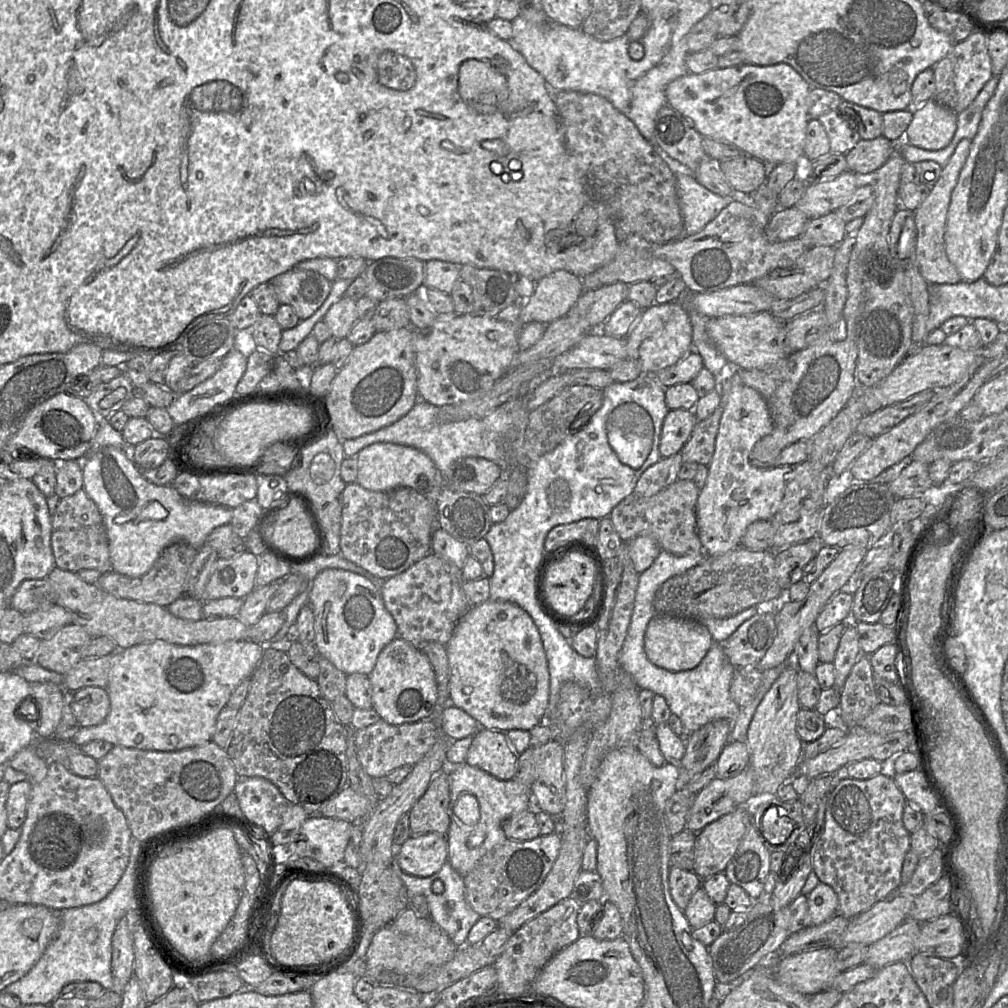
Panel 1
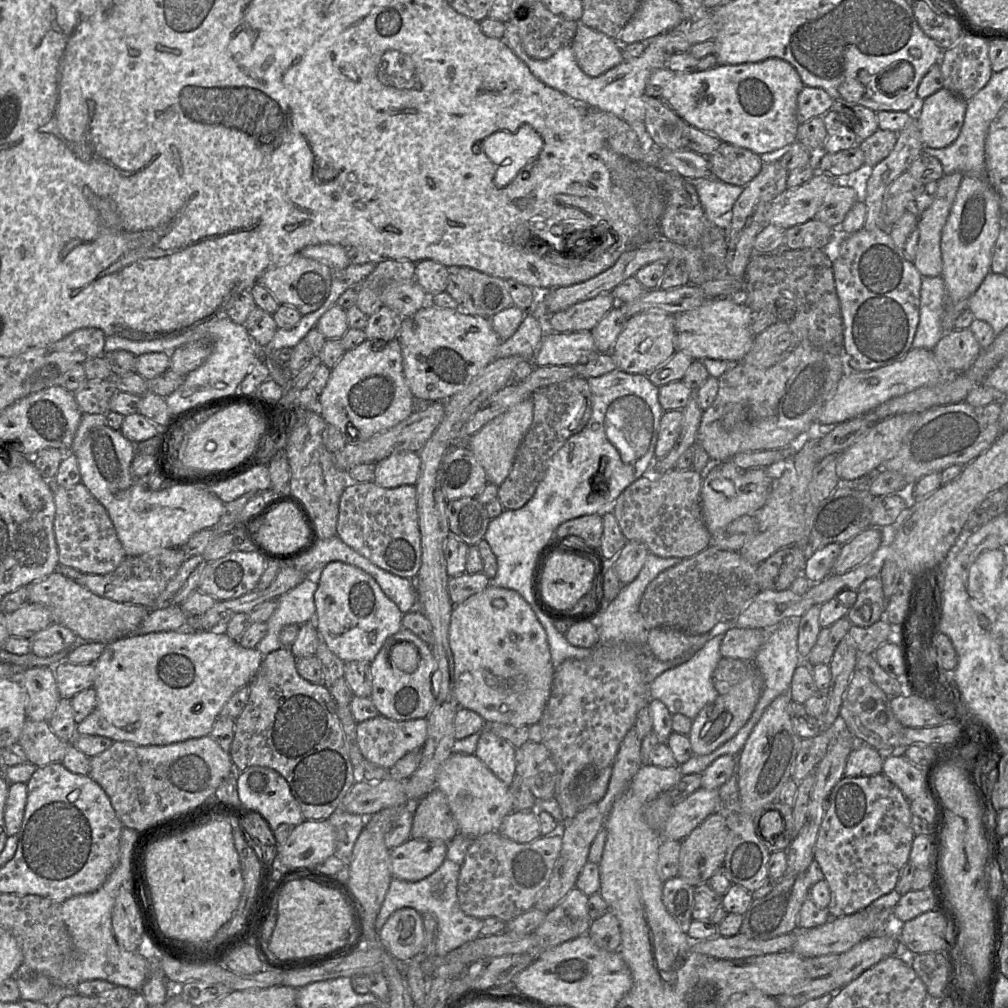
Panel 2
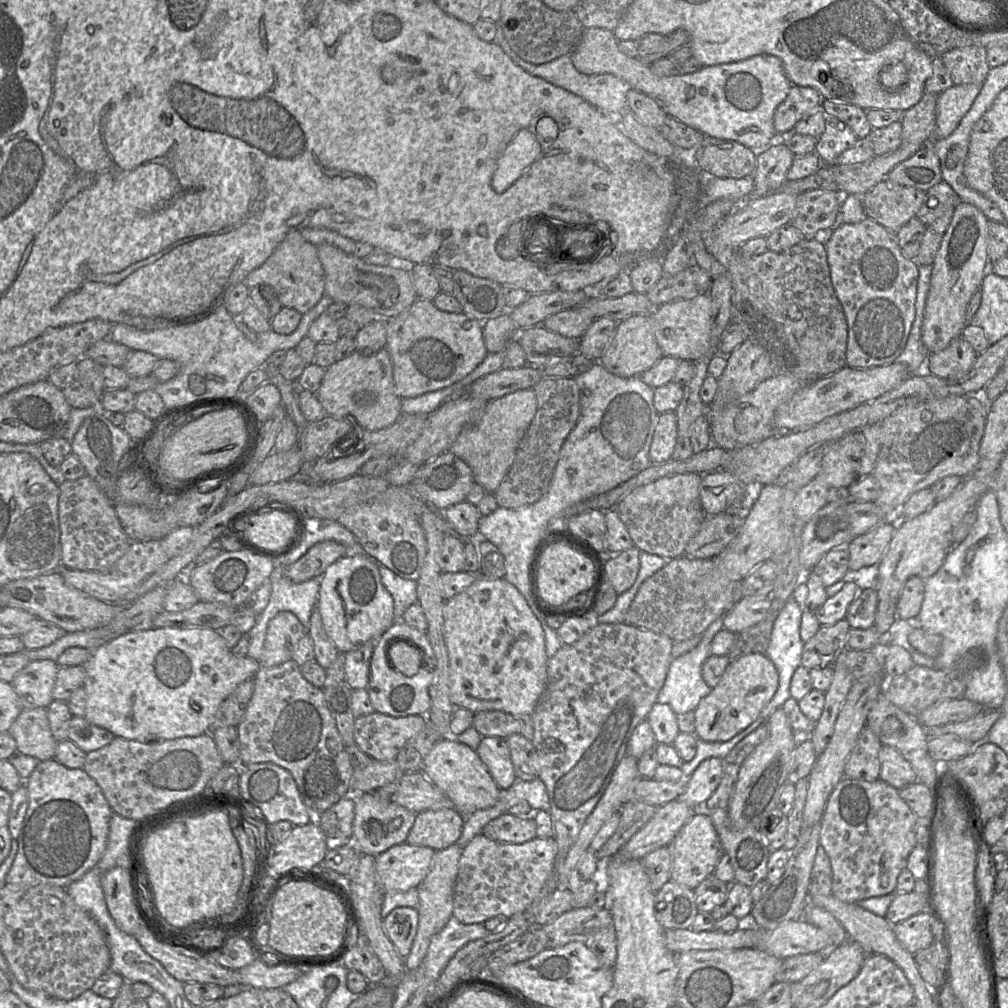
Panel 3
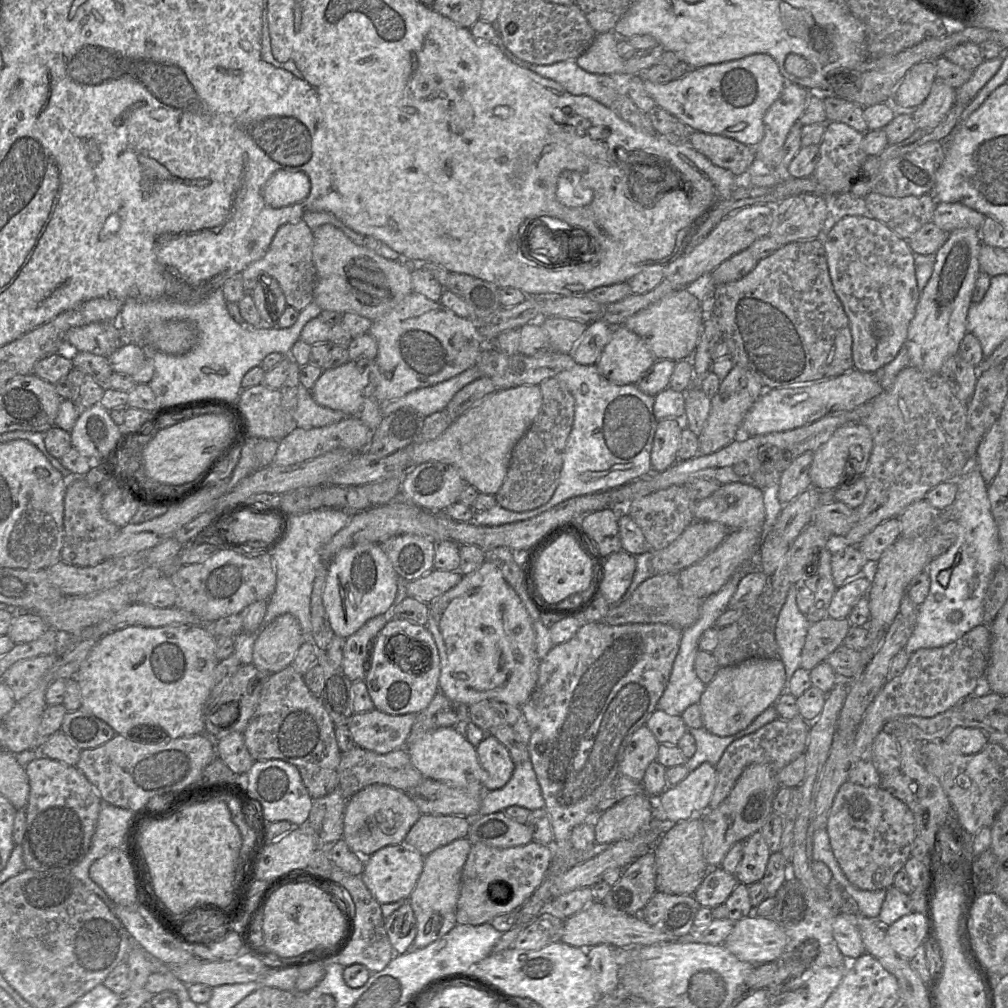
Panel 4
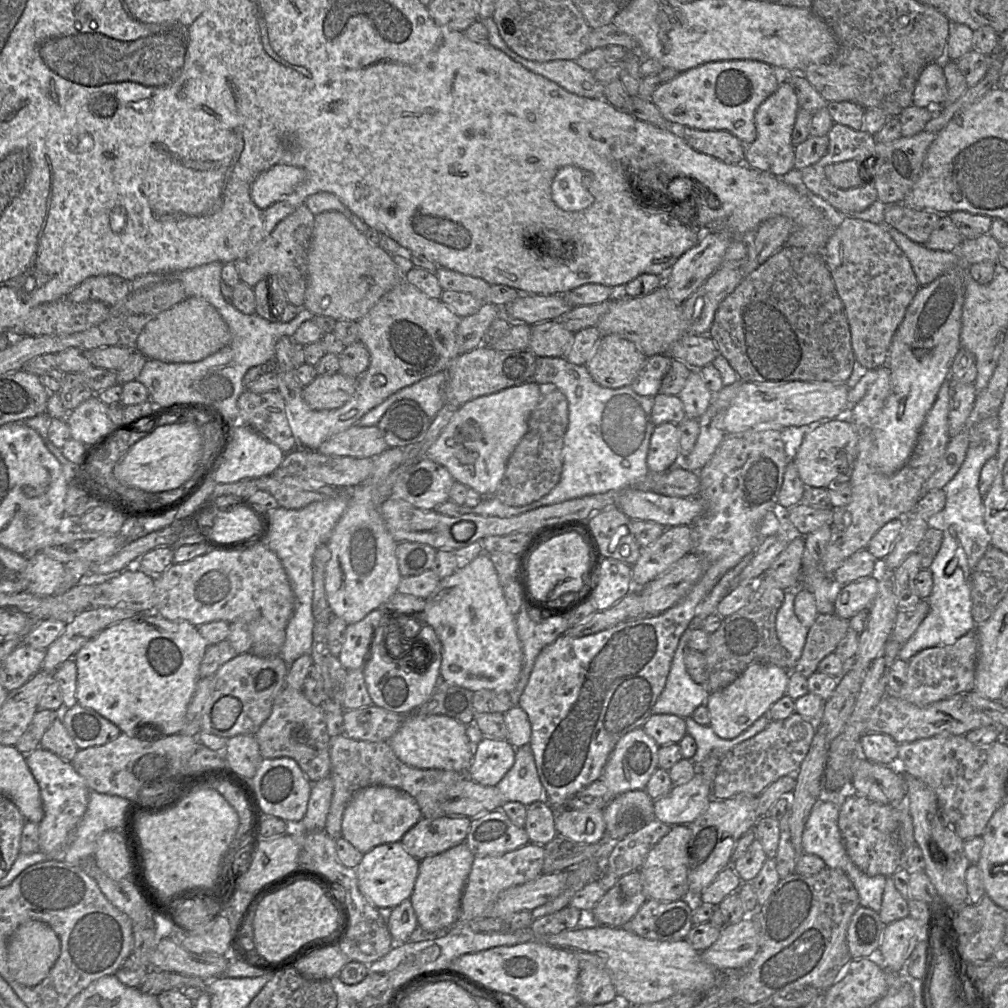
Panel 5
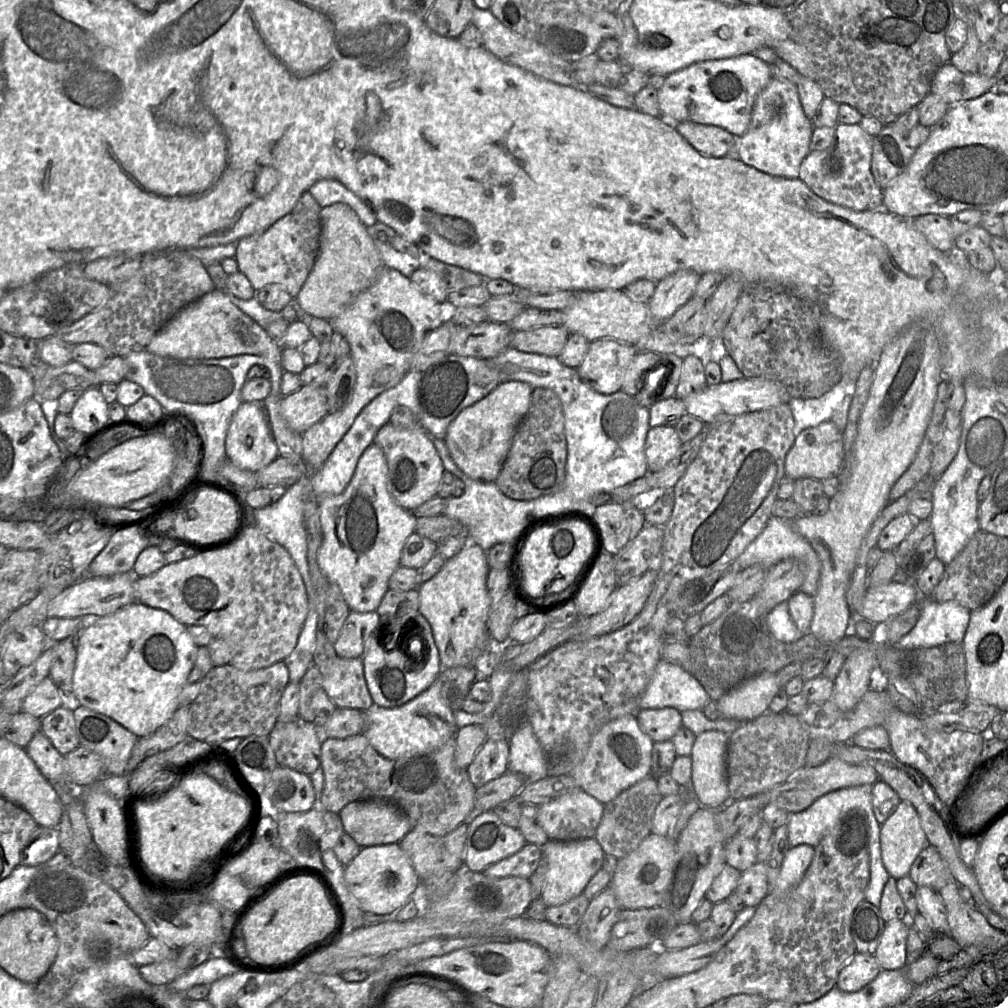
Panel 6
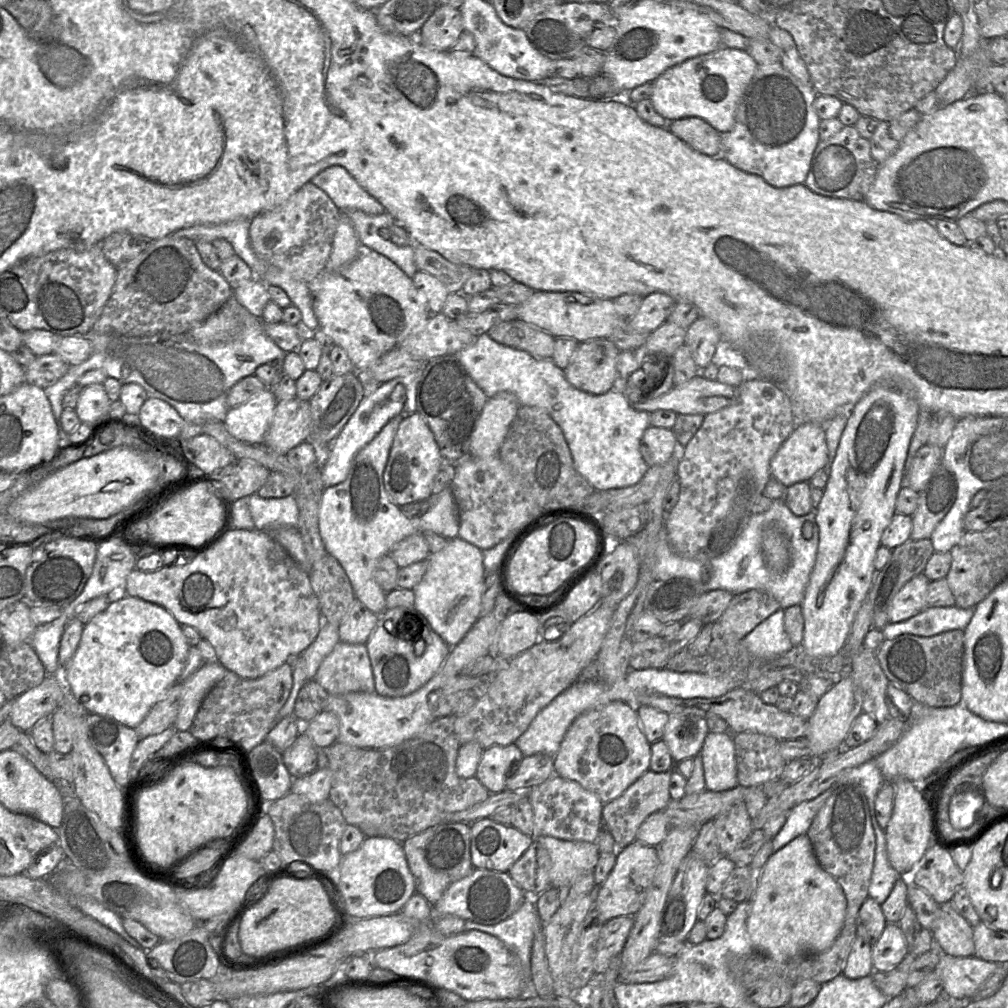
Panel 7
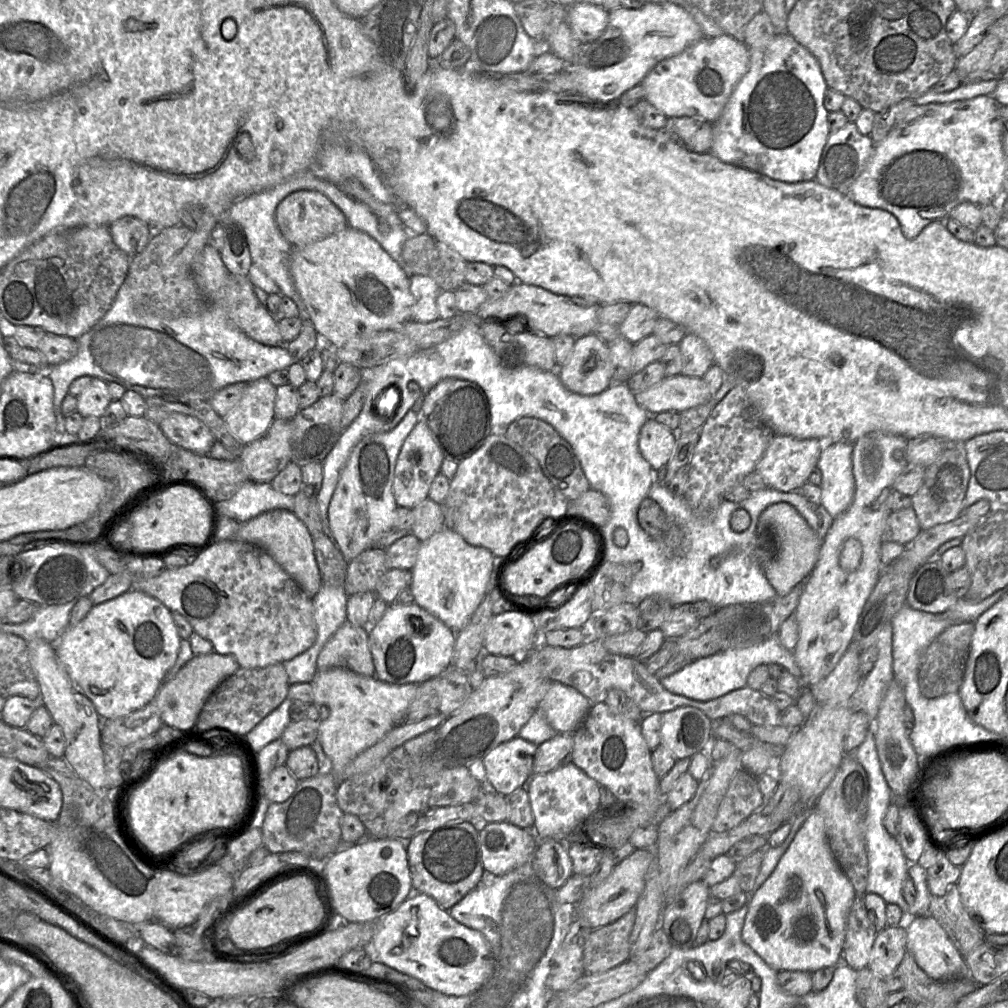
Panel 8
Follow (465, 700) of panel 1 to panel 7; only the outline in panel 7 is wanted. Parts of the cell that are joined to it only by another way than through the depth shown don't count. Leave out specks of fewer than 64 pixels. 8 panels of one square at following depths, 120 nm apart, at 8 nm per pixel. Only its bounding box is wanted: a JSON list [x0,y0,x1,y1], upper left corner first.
[413,537,486,648]

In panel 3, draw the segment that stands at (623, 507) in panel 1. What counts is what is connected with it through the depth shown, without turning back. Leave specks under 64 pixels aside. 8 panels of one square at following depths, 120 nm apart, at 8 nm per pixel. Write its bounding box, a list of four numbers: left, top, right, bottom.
[615,473,707,559]

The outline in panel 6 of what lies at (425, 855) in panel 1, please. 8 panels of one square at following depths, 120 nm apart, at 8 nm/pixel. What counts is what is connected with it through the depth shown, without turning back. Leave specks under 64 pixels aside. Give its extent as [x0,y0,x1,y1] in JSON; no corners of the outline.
[344,843,420,915]

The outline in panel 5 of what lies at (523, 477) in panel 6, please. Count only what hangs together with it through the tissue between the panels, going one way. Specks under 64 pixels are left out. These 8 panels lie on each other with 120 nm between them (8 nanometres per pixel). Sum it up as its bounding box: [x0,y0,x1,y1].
[494,383,568,507]

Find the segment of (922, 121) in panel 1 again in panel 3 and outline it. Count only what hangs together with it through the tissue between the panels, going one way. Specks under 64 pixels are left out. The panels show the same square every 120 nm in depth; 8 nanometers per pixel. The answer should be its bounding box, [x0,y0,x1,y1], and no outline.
[935,84,982,139]

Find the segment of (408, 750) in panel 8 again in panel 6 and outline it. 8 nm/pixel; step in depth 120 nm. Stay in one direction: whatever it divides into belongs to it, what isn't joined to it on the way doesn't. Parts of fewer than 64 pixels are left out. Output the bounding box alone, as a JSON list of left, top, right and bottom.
[318,734,476,836]

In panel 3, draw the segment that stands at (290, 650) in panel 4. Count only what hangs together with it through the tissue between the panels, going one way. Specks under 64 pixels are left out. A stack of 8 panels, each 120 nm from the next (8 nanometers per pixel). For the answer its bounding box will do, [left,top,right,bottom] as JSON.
[259,611,306,667]

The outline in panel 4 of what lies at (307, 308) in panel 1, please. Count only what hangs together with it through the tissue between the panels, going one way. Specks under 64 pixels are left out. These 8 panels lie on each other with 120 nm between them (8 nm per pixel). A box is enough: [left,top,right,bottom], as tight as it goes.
[241,219,317,312]

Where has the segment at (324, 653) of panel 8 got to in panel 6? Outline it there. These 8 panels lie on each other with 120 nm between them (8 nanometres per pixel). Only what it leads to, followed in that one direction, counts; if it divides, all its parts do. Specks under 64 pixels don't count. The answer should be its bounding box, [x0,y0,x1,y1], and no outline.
[322,658,373,711]

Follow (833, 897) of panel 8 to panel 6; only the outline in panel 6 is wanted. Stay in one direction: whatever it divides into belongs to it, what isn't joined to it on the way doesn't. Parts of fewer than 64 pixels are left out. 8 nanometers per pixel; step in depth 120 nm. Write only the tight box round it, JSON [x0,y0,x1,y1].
[770,844,814,891]

